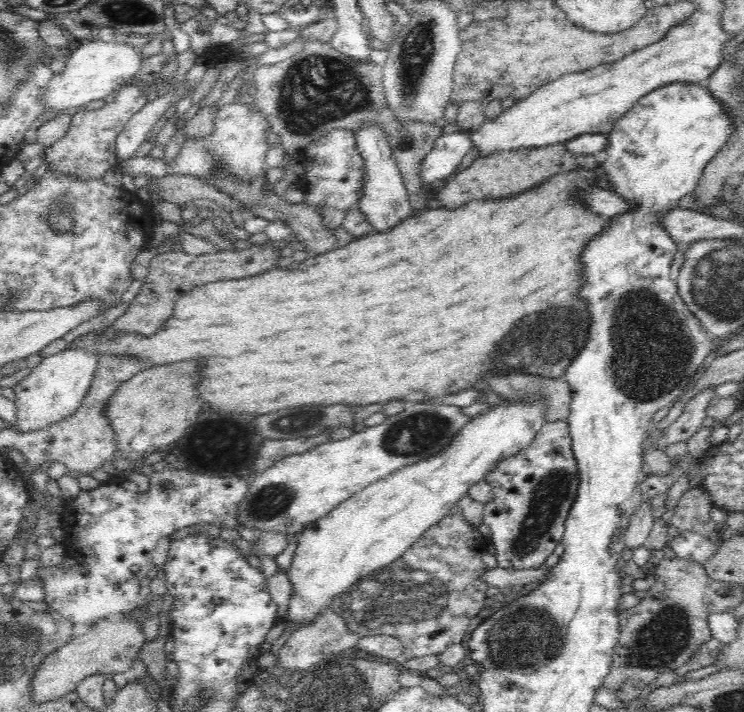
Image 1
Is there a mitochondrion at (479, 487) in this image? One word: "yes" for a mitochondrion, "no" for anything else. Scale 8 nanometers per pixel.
no

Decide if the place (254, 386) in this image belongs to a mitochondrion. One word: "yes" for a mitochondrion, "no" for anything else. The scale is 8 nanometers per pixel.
no

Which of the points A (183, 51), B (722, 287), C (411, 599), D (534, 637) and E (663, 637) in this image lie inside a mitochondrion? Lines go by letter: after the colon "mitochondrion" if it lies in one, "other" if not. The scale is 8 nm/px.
A: other
B: mitochondrion
C: mitochondrion
D: mitochondrion
E: mitochondrion

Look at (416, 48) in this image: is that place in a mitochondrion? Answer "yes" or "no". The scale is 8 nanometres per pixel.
yes

